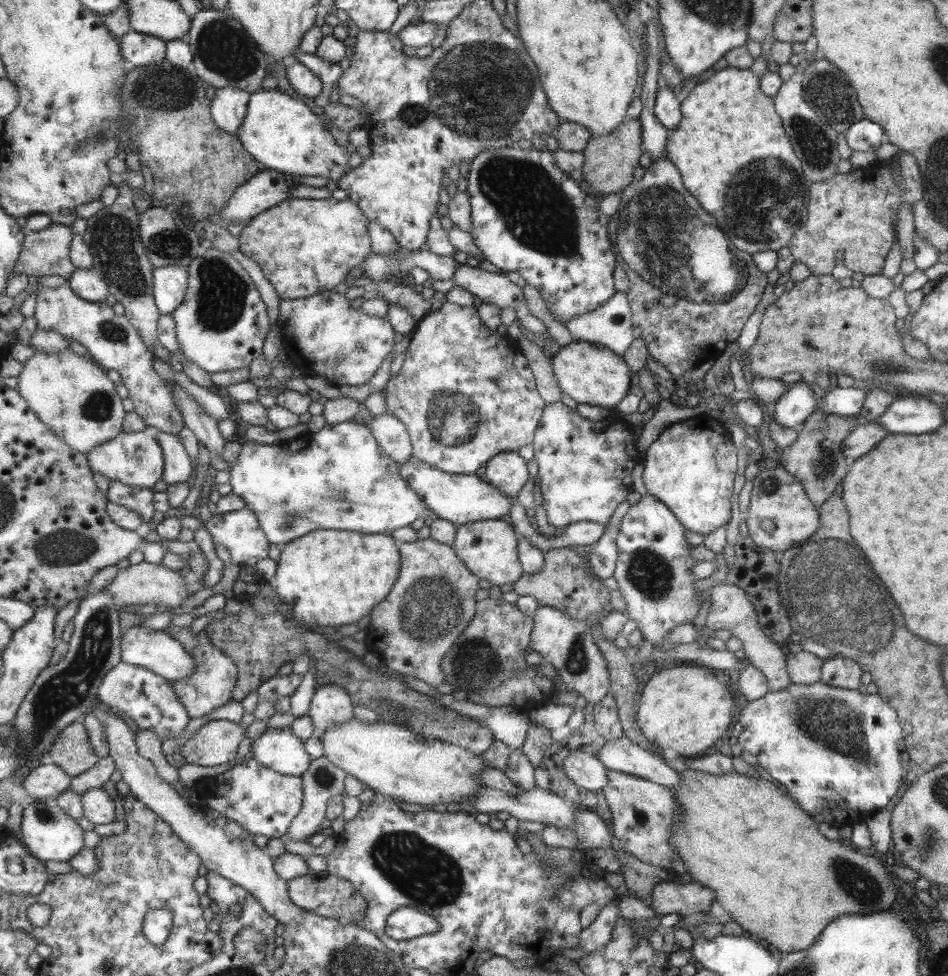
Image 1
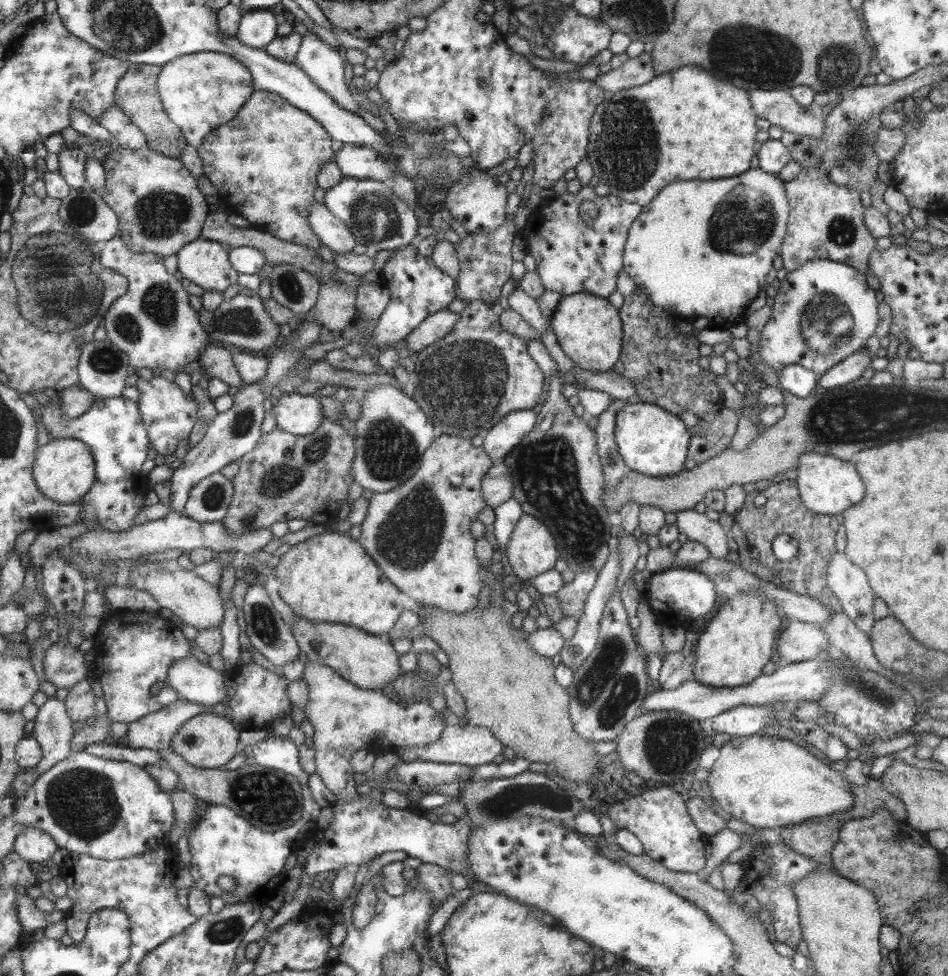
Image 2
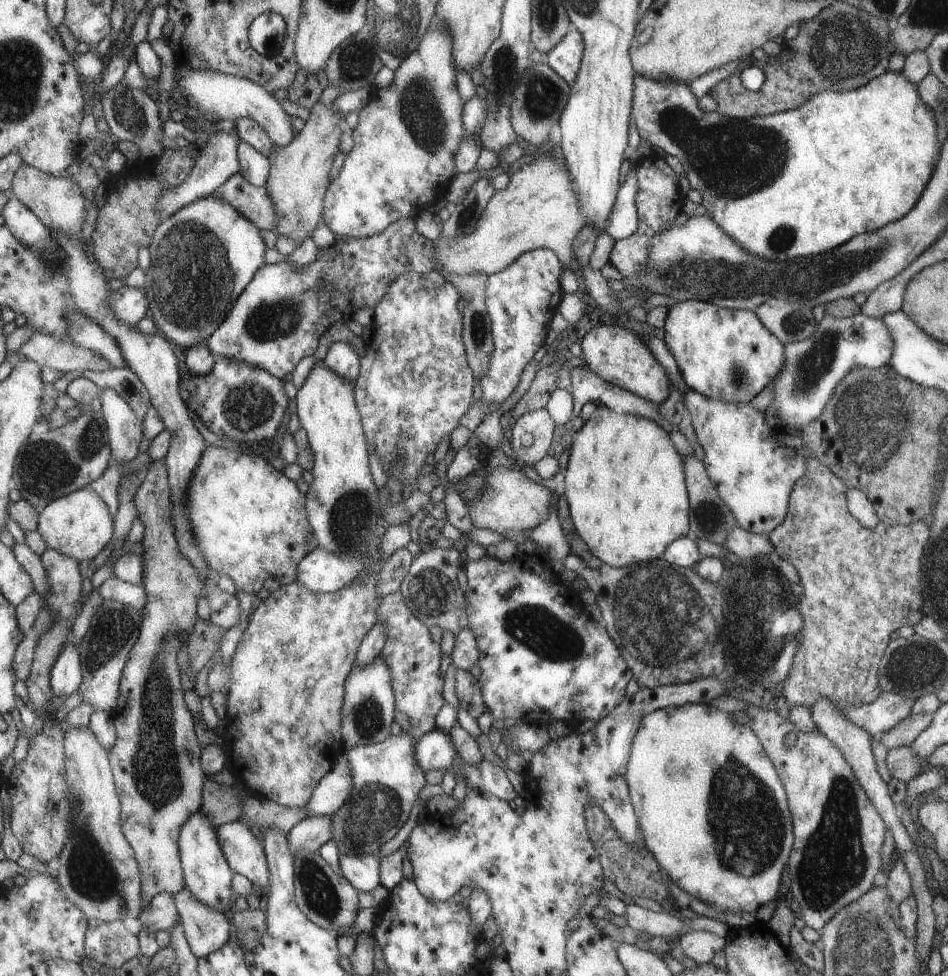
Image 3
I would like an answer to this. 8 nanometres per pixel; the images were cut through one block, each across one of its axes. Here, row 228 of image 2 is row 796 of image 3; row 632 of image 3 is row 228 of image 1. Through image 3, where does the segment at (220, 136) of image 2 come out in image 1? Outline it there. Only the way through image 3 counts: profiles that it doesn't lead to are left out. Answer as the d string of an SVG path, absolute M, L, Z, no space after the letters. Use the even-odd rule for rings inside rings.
M287 197L279 204L244 222L238 237L238 251L257 263L280 300L308 298L333 290L339 282L348 280L347 272L350 268L363 264L364 258L372 252L367 226L368 219L365 218L360 207L349 199Z

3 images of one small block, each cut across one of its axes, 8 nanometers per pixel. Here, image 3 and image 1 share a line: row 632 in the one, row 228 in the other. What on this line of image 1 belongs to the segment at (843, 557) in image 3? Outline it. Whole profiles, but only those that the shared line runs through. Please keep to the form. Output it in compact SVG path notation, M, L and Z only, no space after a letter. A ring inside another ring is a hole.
M903 151L893 157L901 173L901 184L887 182L887 166L881 166L879 159L850 173L837 172L827 180L810 183L807 220L792 234L786 247L795 262L805 264L811 275L829 275L839 258L852 272L861 272L863 276L882 274L885 256L893 246L893 214L901 202L913 204L924 196L916 158Z

